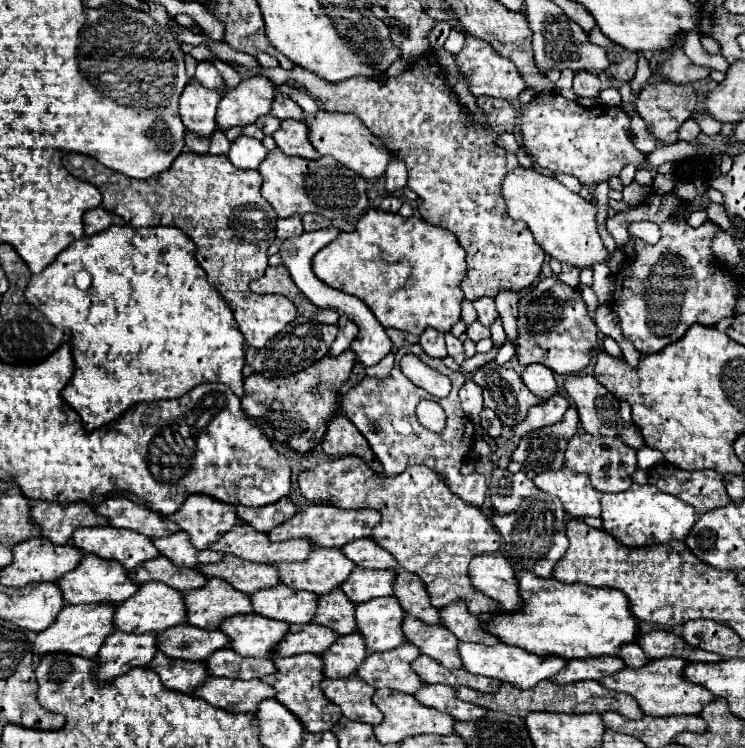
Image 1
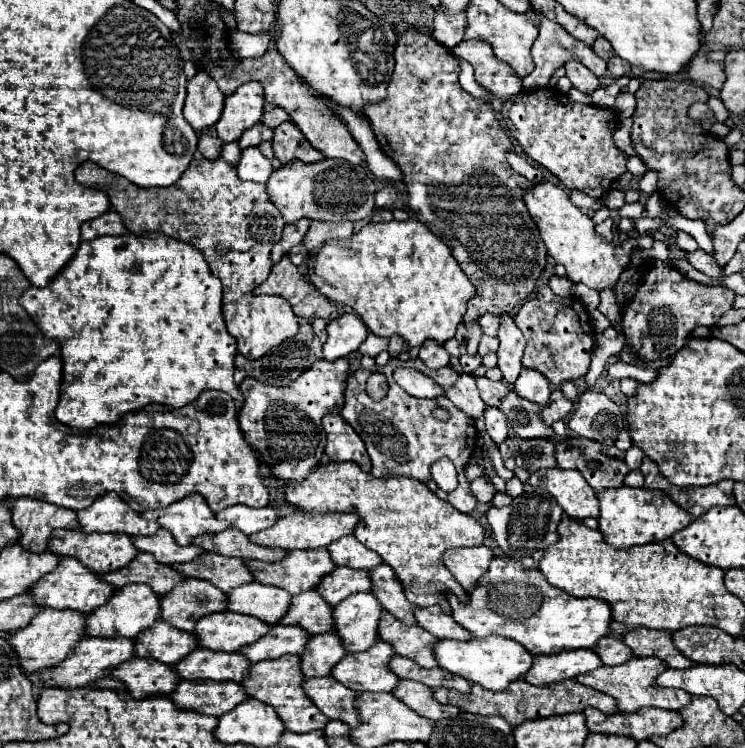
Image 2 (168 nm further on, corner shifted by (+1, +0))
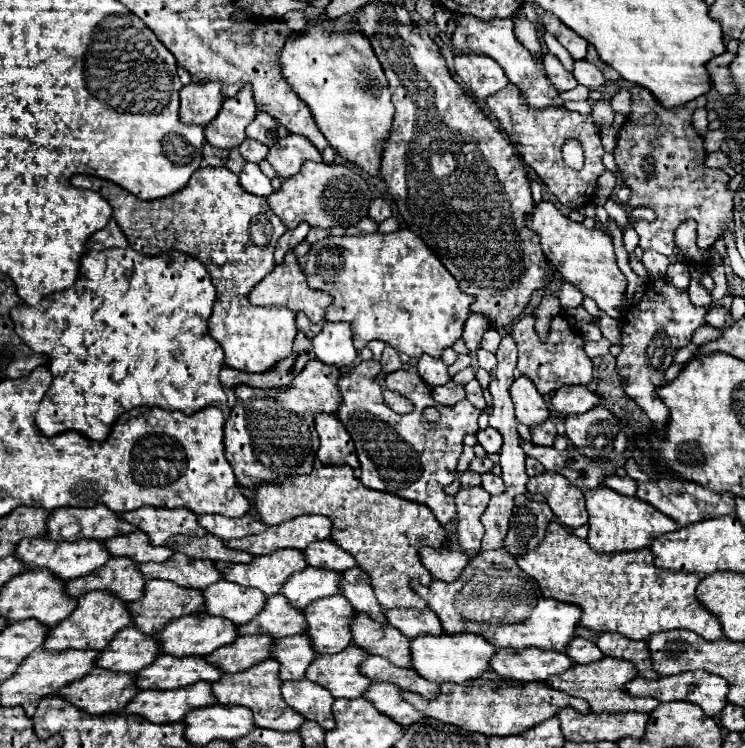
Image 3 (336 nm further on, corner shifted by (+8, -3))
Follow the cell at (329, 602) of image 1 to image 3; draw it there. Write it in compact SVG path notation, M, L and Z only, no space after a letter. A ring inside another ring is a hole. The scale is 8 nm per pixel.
M270 596L264 606L264 612L260 612L260 616L256 616L256 620L252 620L250 624L240 626L240 634L252 634L252 630L282 638L306 634L308 622L304 620L304 612L292 608L292 604L288 604L284 596Z

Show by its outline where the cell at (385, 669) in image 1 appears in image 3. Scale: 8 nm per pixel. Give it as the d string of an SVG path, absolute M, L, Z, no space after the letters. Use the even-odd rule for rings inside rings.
M348 646L344 652L332 654L332 656L318 656L306 670L306 678L328 688L334 698L358 698L364 696L364 692L372 686L368 676L360 672L360 664L368 658L368 652L360 650L358 646Z

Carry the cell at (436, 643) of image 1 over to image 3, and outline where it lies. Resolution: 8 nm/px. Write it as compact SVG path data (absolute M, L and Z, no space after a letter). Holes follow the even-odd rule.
M356 614L352 620L352 640L368 654L378 654L396 666L412 666L410 638L390 624L378 624L370 616Z

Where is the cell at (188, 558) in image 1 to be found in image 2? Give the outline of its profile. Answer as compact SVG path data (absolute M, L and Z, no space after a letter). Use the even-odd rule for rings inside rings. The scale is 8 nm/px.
M159 529L155 535L149 535L149 537L131 537L131 541L139 551L155 555L155 559L163 565L193 561L199 553L203 553L203 549L199 549L197 545L187 545L187 547L175 545L167 529Z

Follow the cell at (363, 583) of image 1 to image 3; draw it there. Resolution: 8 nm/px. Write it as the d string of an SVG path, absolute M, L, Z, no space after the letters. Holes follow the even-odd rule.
M308 566L306 572L296 572L296 576L288 578L282 594L294 608L304 610L308 604L312 604L312 600L340 594L340 580L340 572L328 572L324 568Z

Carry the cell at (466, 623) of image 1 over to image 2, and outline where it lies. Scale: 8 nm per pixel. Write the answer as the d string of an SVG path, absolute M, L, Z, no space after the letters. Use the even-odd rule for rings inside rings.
M439 605L433 607L425 607L425 609L415 609L415 621L419 627L423 627L425 631L433 633L437 639L469 639L471 635L467 633L467 629L463 629L461 625L457 625L453 621L451 615L445 615L439 611Z

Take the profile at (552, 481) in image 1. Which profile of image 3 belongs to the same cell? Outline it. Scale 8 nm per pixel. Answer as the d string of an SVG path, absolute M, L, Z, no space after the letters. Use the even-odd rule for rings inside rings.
M544 472L540 476L532 476L526 488L530 494L542 494L546 498L560 524L568 528L578 528L588 522L584 494L580 488L572 486L568 478L556 472Z

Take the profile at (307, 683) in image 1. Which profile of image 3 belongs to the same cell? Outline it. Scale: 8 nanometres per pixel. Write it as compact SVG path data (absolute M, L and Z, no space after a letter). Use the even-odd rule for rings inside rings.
M268 658L248 670L242 670L236 674L224 674L218 682L212 684L212 692L220 704L240 704L250 708L254 712L254 722L260 728L270 728L278 732L294 732L294 730L300 730L300 724L304 724L306 720L294 708L288 708L288 704L284 702L280 694L282 680L278 672L280 672L280 664Z

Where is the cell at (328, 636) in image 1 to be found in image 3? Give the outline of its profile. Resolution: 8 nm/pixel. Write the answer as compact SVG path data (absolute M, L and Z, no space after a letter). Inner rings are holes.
M254 634L254 636L240 636L236 642L218 648L216 652L208 654L208 662L220 666L224 672L234 674L240 670L248 670L250 666L264 662L272 654L272 644L276 638L264 636L264 634Z

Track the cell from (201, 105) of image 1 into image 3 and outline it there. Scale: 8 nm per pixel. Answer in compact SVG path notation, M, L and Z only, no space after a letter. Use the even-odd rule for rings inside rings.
M190 82L180 90L180 122L206 126L218 114L222 102L218 82Z

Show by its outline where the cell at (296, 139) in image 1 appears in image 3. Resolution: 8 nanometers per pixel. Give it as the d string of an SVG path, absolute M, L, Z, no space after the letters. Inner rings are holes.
M288 134L284 140L278 140L266 156L280 178L290 178L306 160L320 162L320 158L320 152L308 140L304 140L304 136L296 134Z

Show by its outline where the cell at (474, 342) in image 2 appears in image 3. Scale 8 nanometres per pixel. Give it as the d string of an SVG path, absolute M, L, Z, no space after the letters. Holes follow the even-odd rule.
M470 314L466 324L464 324L464 332L462 332L462 340L466 342L468 352L476 352L480 348L480 338L486 330L486 320L482 314Z

